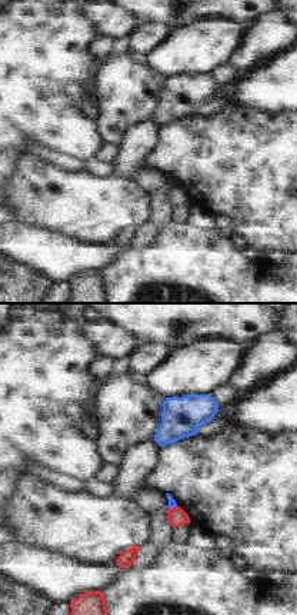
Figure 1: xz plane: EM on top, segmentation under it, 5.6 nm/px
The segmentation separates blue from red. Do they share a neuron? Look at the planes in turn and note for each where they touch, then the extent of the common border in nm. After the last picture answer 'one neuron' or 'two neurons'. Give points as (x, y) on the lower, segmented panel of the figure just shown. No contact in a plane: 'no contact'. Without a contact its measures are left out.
contact (172, 508); length 50 nm

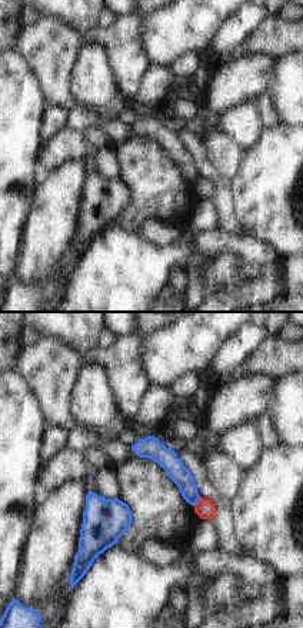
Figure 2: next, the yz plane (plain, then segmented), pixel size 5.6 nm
contact (197, 499); length 70 nm

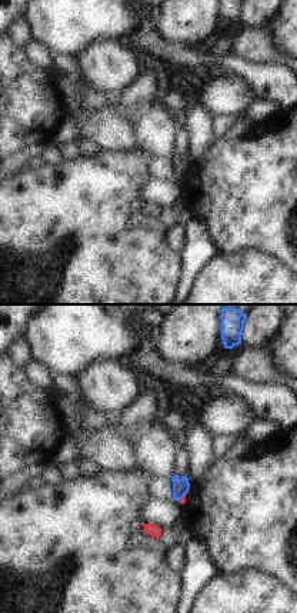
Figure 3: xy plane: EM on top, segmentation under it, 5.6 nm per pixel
contact (182, 497); length 50 nm

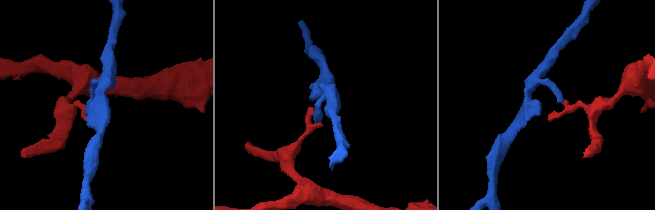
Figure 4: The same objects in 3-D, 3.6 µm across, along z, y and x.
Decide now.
two neurons

